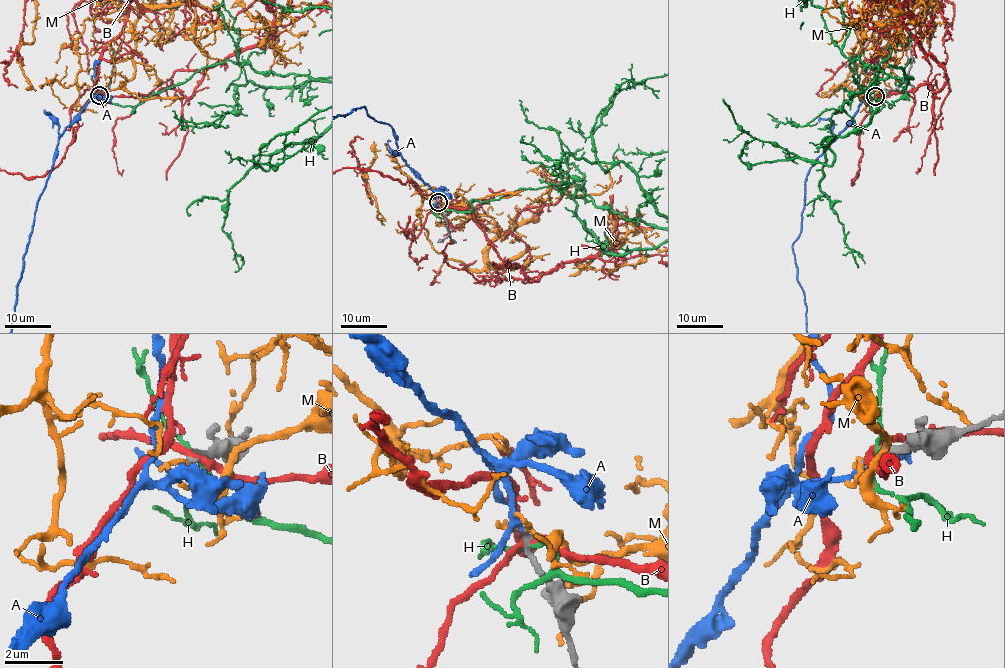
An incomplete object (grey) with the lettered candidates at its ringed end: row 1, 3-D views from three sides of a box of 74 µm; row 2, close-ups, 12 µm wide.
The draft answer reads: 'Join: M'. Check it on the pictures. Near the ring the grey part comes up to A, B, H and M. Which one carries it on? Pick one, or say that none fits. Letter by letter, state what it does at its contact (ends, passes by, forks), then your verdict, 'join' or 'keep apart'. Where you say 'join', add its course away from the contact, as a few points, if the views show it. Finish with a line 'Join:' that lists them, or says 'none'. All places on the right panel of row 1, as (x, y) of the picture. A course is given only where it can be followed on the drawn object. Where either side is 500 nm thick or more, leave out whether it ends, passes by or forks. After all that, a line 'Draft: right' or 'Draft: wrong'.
A: it passes by; join
B: it passes by; keep apart
H: it passes by; keep apart
M: it passes by; keep apart
Join: A
Draft: wrong

